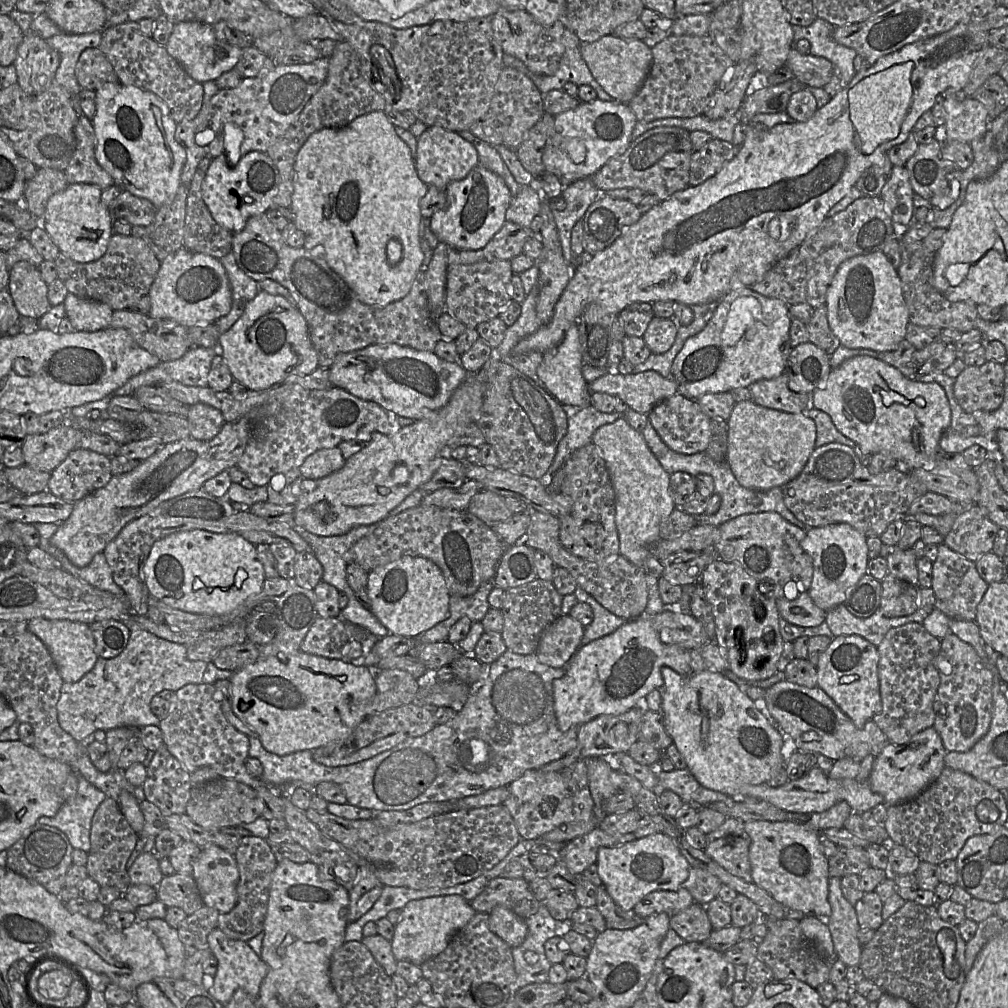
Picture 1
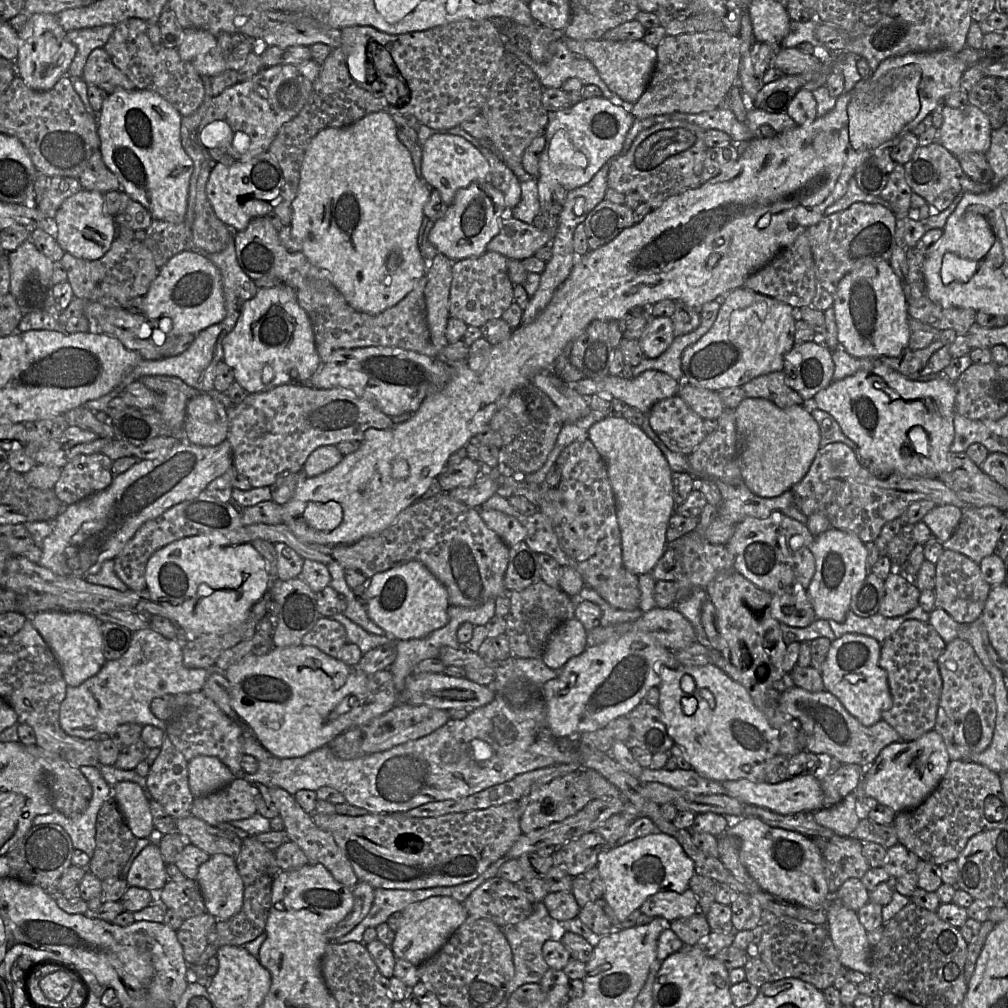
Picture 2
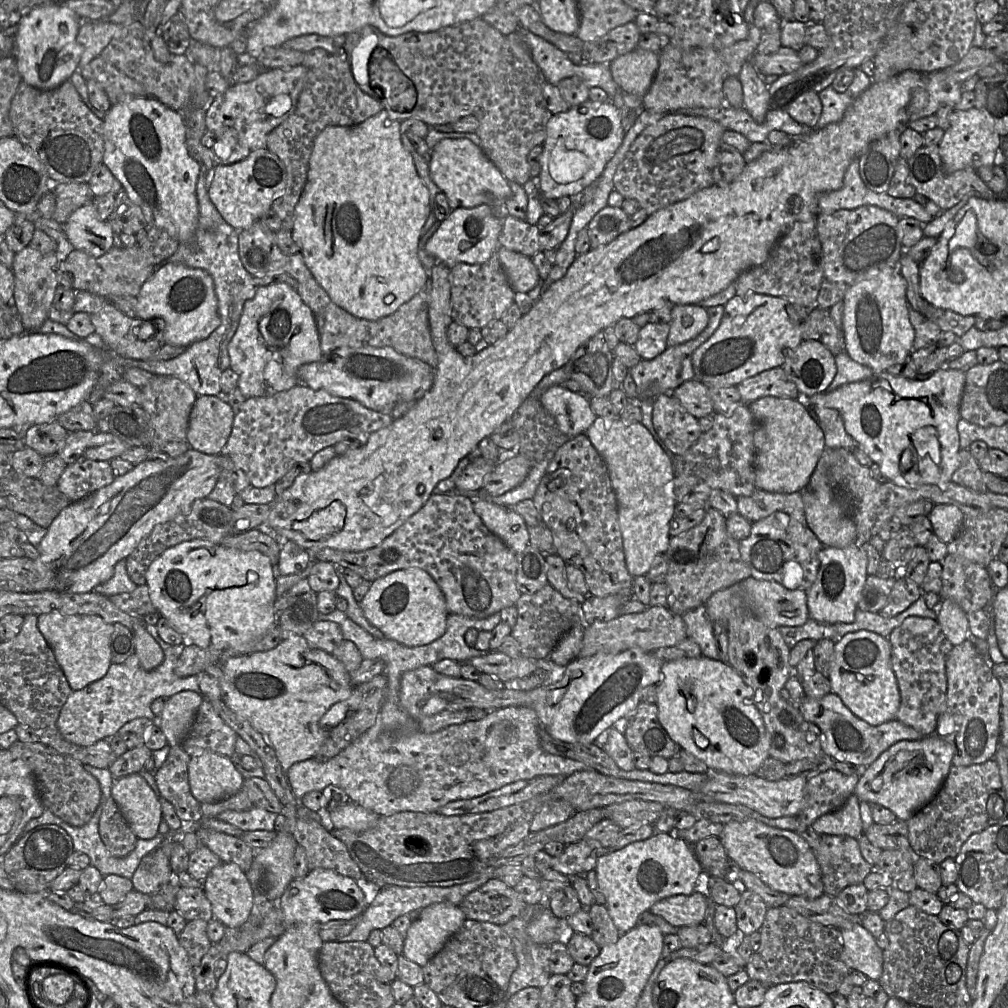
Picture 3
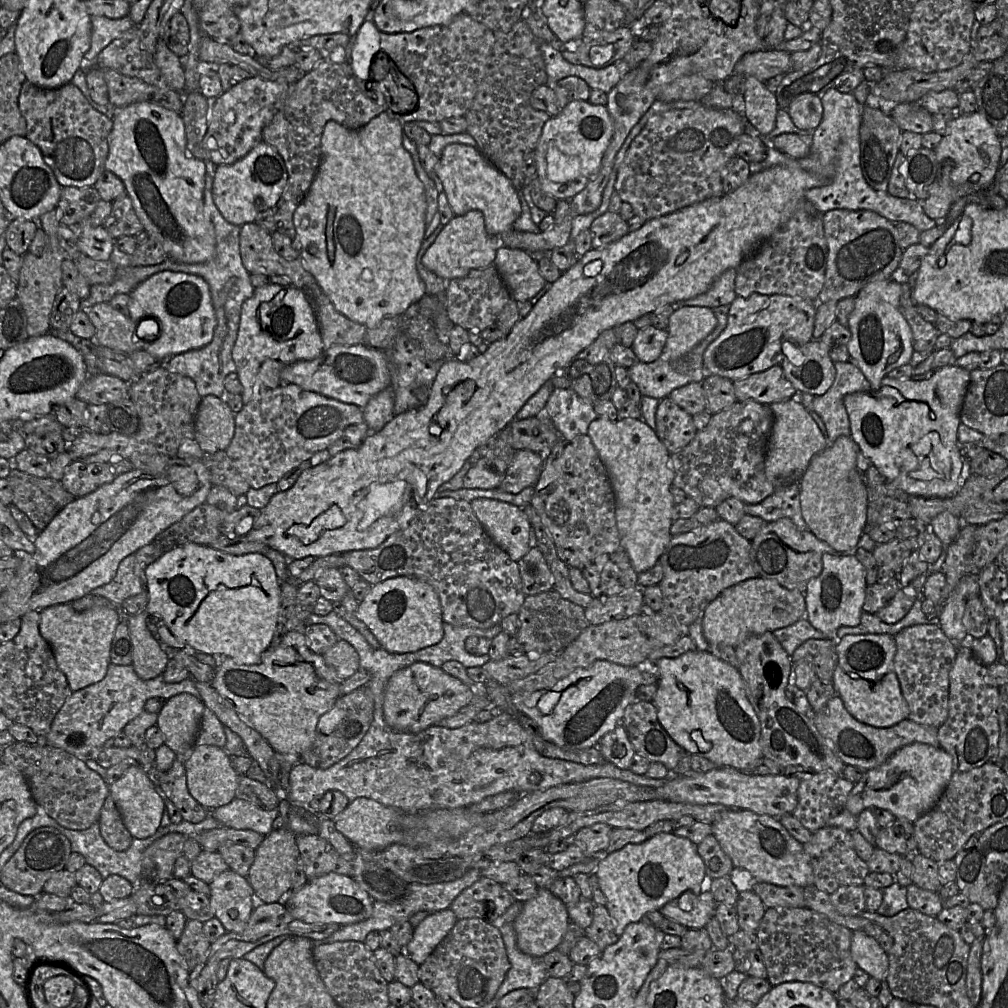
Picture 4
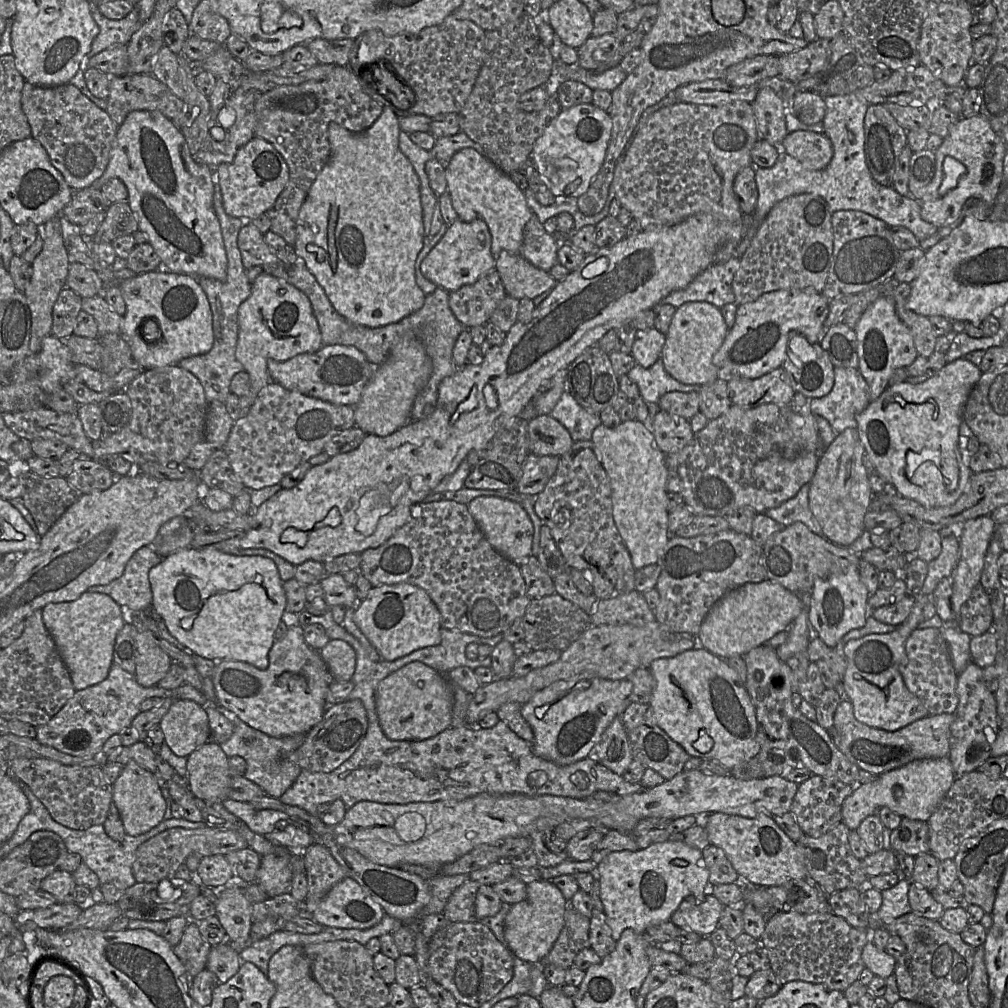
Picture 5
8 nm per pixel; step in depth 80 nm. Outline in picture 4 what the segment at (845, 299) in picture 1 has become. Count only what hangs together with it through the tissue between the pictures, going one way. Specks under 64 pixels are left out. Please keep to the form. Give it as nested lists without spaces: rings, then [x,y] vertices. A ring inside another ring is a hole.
[[[894,278],[868,283],[855,296],[855,306],[849,317],[848,329],[851,339],[848,344],[850,360],[862,371],[870,382],[872,391],[878,390],[887,374],[910,362],[913,349],[912,329],[900,310],[901,284]]]

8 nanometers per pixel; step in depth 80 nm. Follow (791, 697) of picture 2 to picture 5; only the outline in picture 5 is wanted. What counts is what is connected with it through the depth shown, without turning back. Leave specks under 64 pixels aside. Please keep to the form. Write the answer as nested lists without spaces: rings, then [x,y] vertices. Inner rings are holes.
[[[843,699],[835,712],[830,735],[834,744],[852,763],[862,770],[881,775],[914,760],[948,757],[954,720],[954,714],[927,716],[897,731],[889,732],[859,722],[854,716],[851,702]]]

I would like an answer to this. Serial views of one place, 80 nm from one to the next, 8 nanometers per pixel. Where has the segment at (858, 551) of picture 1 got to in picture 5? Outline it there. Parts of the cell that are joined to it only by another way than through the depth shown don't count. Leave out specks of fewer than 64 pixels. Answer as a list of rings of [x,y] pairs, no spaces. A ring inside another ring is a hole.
[[[858,570],[833,573],[825,579],[816,579],[810,591],[808,620],[817,632],[817,637],[827,646],[835,647],[846,633],[862,628],[866,623],[869,596]]]

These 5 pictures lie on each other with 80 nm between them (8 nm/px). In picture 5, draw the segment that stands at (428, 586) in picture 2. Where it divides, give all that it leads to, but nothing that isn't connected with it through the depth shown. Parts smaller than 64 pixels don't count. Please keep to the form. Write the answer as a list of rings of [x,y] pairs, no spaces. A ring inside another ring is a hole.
[[[383,584],[372,587],[366,598],[358,601],[354,621],[382,659],[394,661],[421,648],[441,642],[440,612],[429,594],[414,584]]]

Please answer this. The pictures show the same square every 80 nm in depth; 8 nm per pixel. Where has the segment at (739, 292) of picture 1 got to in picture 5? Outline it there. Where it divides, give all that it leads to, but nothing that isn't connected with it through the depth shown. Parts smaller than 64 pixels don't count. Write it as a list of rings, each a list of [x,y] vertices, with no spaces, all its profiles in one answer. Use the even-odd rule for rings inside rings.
[[[776,290],[761,295],[755,301],[738,305],[735,323],[713,357],[720,377],[727,381],[732,376],[756,379],[780,368],[788,341],[796,334],[804,336],[810,344],[820,344],[828,312],[829,300],[814,290]]]

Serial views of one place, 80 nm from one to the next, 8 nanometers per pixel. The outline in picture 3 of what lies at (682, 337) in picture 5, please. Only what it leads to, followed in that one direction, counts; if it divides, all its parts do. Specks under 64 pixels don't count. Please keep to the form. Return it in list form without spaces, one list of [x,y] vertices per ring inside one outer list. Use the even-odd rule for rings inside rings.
[[[678,304],[672,310],[667,345],[675,346],[696,338],[708,325],[707,309],[698,304]]]

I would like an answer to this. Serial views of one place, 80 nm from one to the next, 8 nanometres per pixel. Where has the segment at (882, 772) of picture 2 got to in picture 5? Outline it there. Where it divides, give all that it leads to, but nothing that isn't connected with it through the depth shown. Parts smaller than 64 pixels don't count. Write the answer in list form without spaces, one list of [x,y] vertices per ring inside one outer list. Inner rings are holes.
[[[949,757],[914,760],[879,775],[873,782],[856,784],[842,806],[842,822],[857,831],[869,815],[887,807],[901,817],[927,821],[941,803],[956,776]]]

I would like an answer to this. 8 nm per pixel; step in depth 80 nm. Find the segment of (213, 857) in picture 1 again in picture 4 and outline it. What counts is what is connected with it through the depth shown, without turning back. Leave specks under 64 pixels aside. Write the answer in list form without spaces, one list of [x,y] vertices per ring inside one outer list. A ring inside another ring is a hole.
[[[228,869],[218,875],[209,887],[214,917],[227,932],[242,932],[258,903],[248,879]]]

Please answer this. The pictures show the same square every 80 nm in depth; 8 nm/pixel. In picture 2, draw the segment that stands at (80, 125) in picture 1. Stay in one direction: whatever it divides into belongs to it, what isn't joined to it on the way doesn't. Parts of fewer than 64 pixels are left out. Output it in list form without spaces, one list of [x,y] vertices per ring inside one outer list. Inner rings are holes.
[[[95,150],[86,168],[77,178],[82,188],[106,193],[121,189],[120,183],[104,164],[99,150]]]

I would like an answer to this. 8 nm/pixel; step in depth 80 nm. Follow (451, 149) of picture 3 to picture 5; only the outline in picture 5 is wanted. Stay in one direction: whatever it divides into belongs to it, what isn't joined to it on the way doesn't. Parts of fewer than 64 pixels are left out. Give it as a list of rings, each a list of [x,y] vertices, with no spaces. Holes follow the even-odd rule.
[[[463,148],[456,152],[446,165],[445,172],[447,191],[459,219],[470,222],[480,218],[486,222],[492,236],[492,254],[496,260],[503,250],[520,254],[523,230],[533,212],[527,205],[524,192],[510,175],[473,148]]]

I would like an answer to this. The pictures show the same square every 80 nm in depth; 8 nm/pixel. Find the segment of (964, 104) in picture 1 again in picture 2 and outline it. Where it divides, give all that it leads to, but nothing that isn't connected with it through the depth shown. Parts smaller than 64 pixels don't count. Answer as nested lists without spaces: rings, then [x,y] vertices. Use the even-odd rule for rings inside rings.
[[[971,104],[960,108],[945,105],[943,117],[938,143],[955,157],[967,152],[986,154],[993,129],[984,112]]]

